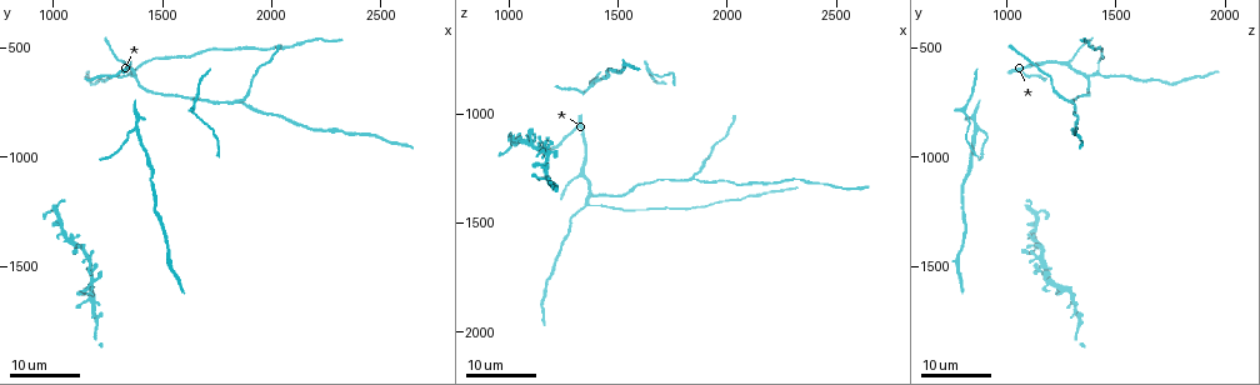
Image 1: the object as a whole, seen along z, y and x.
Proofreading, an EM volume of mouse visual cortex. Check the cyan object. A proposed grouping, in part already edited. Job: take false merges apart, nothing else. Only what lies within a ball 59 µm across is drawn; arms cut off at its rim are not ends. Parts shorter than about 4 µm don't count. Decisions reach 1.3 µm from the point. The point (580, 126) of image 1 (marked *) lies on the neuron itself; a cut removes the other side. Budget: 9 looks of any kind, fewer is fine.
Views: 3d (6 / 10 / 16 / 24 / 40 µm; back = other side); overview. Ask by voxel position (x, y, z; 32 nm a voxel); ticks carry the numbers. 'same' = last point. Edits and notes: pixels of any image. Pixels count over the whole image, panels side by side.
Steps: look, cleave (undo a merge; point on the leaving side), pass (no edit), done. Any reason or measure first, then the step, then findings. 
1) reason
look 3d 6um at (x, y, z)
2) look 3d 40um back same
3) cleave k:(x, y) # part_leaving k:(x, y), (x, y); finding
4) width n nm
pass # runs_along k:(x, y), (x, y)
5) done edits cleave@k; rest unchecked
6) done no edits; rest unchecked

three arms meet
look 3d 16um at (1860, 740, 1290)

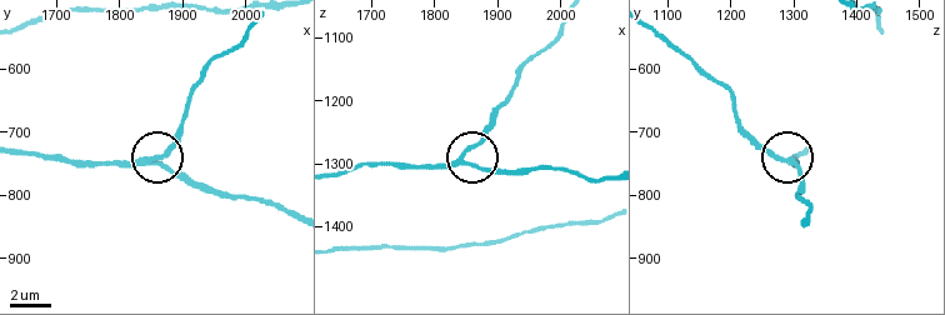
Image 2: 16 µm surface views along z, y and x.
closer look
look 3d 6um at (1840, 745, 1290)

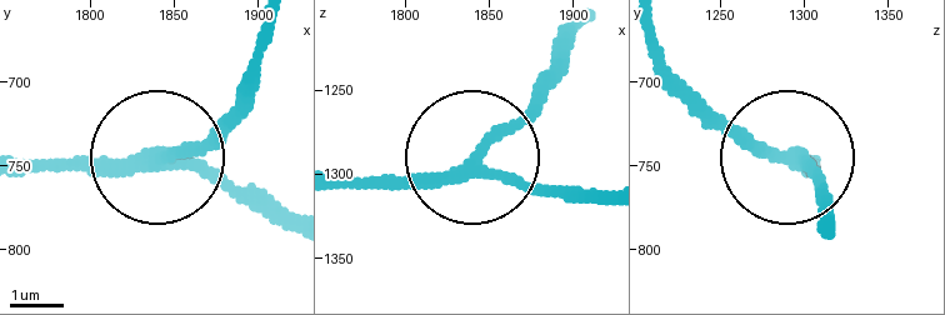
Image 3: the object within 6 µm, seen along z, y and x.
arms 3
pass # runs_along 3:(26, 159), (174, 159), (250, 96); one neuron here

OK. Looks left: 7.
three arms meet
look 3d 24um at (1370, 630, 1380)

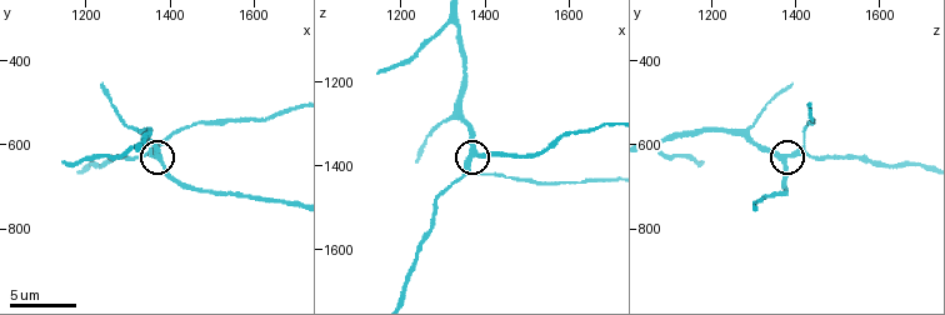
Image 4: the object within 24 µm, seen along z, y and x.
look 3d 10um at (1375, 635, 1370)

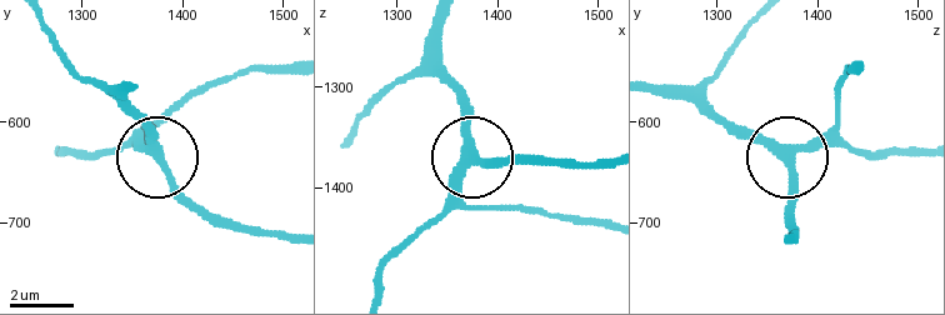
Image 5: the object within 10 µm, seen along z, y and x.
width 300 nm
pass # runs_along 5:(133, 91), (128, 103), (158, 154), (123, 148); continuous, no second neuron

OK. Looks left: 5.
calibre changes
look 3d 16um at (2390, 890, 1310)

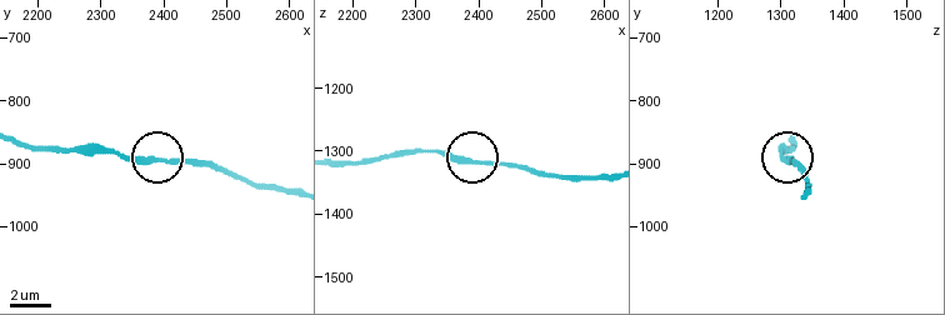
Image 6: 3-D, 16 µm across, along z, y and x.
zoom in
look 3d 10um at (2390, 890, 1315)

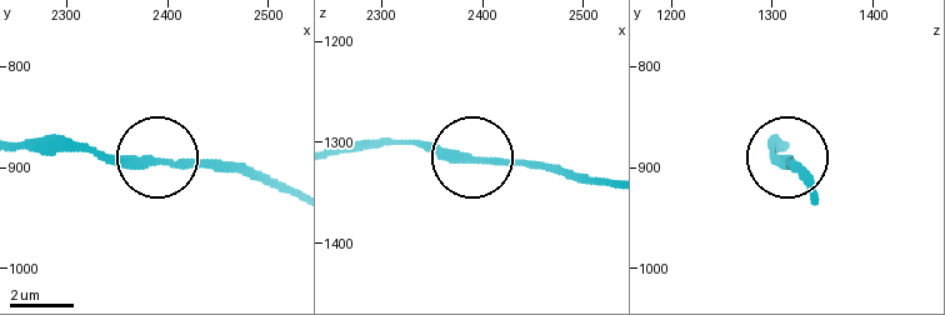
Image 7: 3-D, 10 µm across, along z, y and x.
pass # runs_along 7:(24, 141), (239, 165); one neuron here

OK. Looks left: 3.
sudden change in width
look 3d 16um at (2160, 850, 1320)

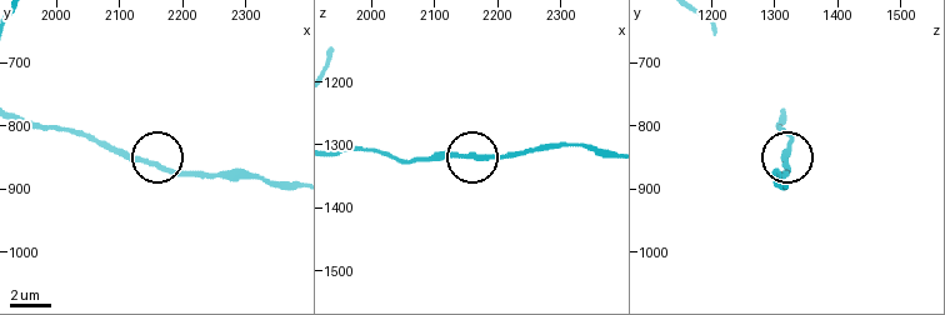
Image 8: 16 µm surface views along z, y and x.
look 3d 6um at (2155, 865, 1315)

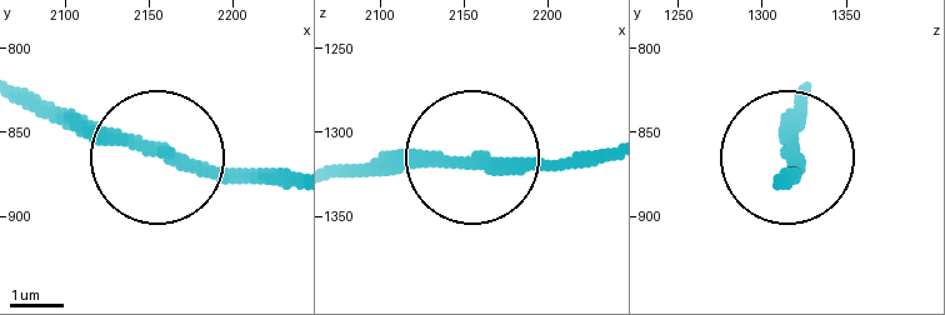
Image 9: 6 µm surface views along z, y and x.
pass # runs_along 9:(799, 91), (790, 181); one neuron here

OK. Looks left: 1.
done no edits; rest unchecked

